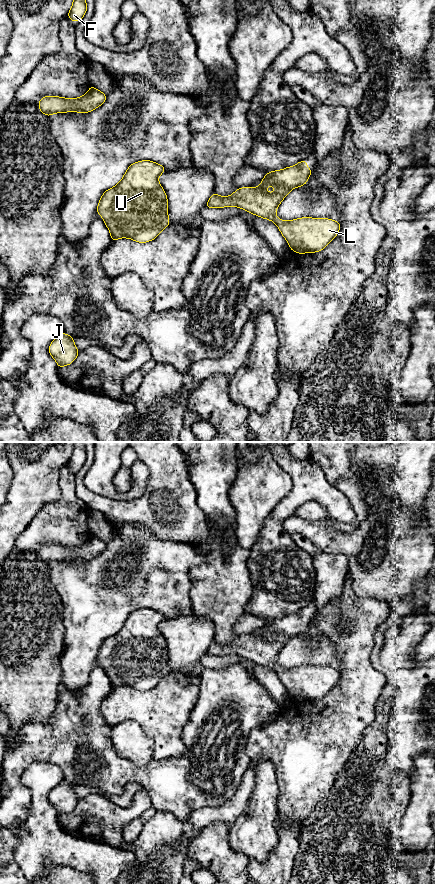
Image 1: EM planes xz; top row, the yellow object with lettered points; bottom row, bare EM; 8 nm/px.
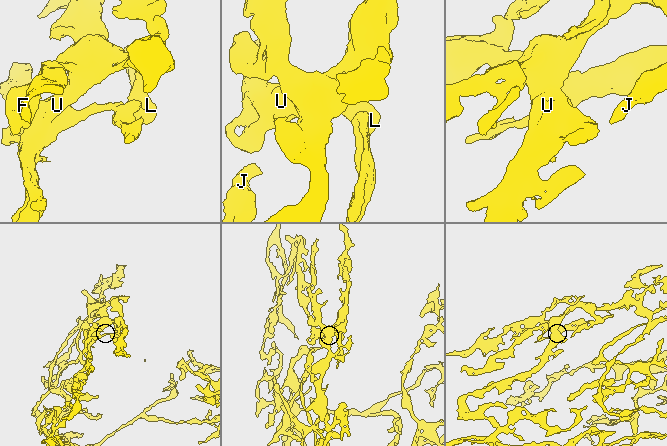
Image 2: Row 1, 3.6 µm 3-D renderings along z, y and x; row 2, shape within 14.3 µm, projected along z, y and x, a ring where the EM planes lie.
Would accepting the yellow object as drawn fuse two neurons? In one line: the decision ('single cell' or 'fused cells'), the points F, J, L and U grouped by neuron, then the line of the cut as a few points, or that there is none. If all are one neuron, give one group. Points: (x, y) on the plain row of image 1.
single cell | F J L U | no cut

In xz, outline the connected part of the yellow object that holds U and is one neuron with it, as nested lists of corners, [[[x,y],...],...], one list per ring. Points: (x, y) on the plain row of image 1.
[[[150,608],[134,610],[128,615],[122,628],[103,641],[97,654],[97,663],[103,665],[112,690],[119,686],[129,686],[146,691],[154,688],[170,673],[167,642],[158,629],[158,625],[166,618],[164,614]]]

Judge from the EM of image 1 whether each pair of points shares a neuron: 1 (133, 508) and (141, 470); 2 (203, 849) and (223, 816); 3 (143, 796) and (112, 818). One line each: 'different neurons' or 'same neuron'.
1: different neurons
2: different neurons
3: same neuron

